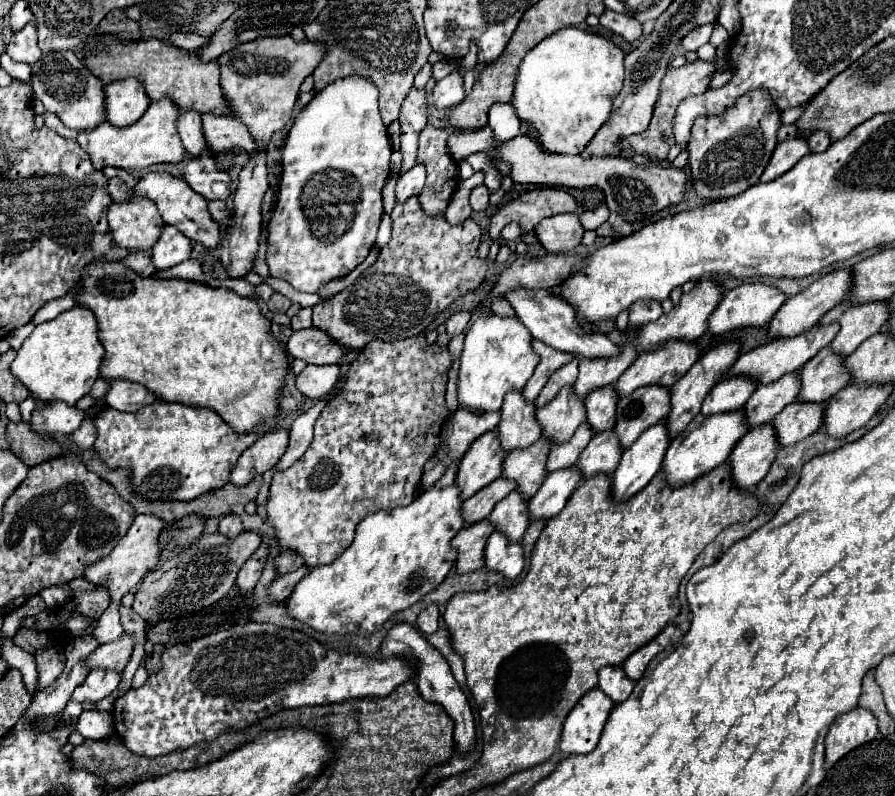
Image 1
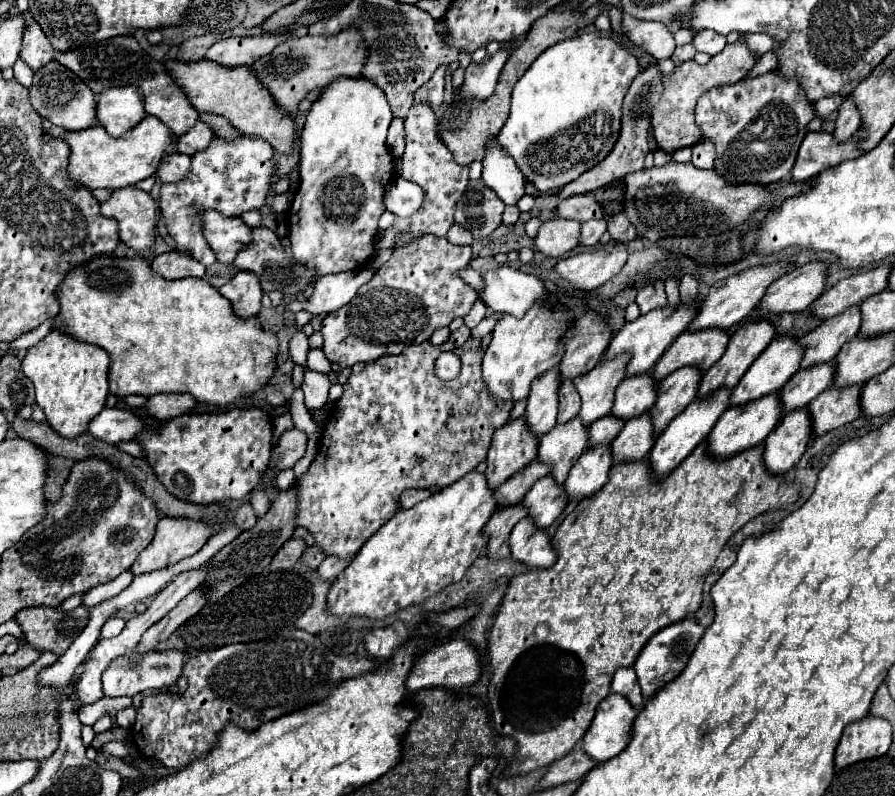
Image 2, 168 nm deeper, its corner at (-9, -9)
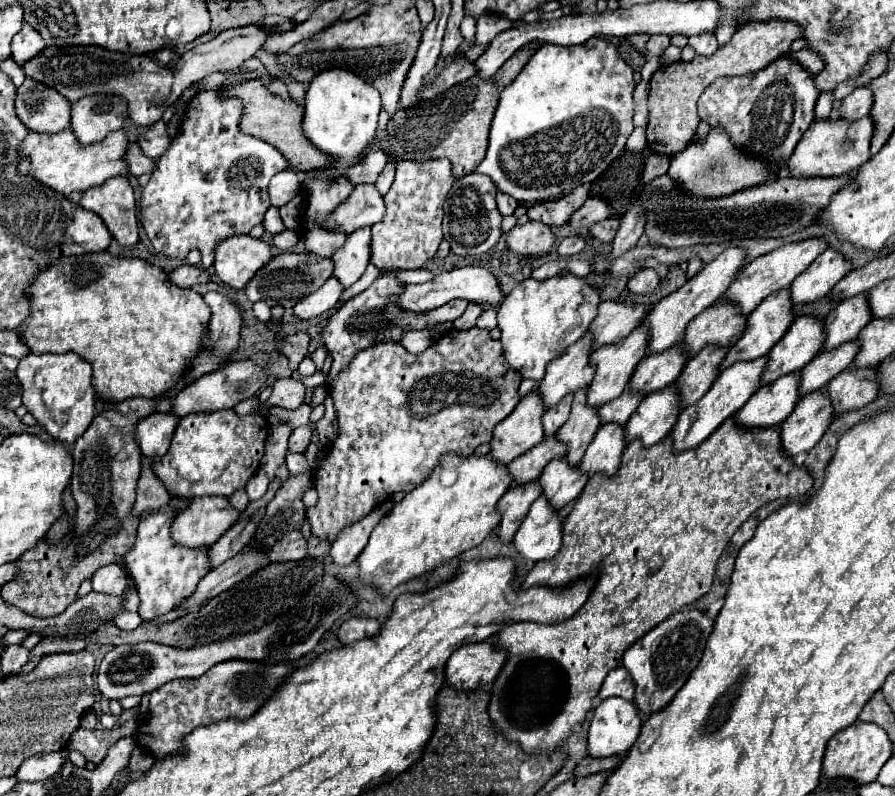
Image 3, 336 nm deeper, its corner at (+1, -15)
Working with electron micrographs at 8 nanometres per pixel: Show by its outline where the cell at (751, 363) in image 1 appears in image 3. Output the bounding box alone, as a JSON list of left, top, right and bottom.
[823,293,873,349]

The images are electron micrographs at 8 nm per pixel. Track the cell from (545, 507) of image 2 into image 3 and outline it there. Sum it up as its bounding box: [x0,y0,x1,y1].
[539,457,587,509]

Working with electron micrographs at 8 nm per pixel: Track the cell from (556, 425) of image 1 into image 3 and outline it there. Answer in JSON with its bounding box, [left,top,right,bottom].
[587,325,649,407]

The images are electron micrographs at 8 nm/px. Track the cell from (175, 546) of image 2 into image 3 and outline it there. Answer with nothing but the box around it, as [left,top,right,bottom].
[171,497,241,547]

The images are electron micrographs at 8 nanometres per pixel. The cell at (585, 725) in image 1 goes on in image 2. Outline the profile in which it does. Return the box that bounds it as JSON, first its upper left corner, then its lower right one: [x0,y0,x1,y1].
[583,693,635,763]

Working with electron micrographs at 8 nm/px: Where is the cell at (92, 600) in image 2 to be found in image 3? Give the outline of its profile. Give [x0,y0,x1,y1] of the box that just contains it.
[91,563,127,595]

